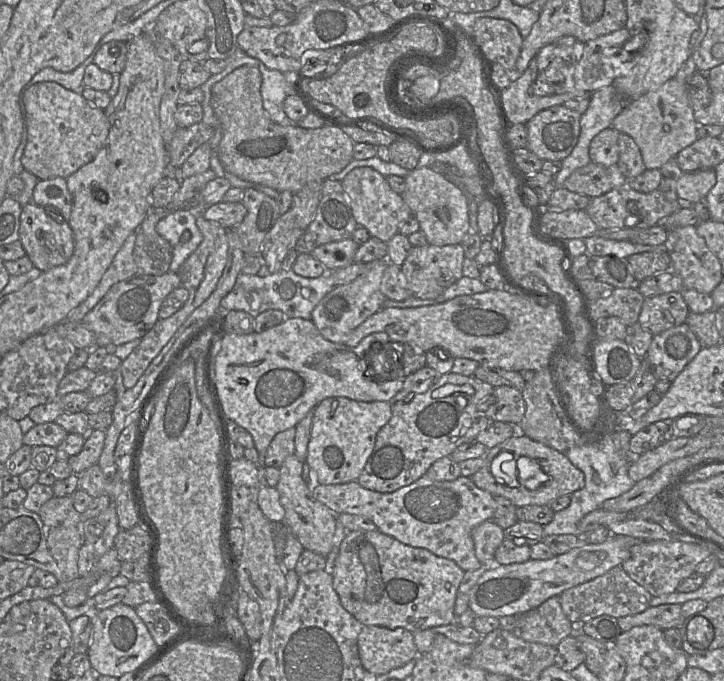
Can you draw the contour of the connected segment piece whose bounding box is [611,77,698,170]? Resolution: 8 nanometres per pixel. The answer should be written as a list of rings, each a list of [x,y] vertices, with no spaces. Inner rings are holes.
[[[676,77],[666,81],[657,90],[626,103],[622,111],[614,118],[611,127],[629,135],[636,142],[641,151],[643,163],[648,170],[660,169],[670,159],[675,158],[682,149],[698,139],[698,127],[689,99],[687,83],[680,82]]]

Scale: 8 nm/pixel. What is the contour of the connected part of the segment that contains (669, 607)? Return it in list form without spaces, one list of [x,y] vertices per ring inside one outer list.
[[[661,604],[650,606],[641,613],[617,619],[621,631],[628,631],[636,626],[653,625],[662,631],[669,628],[680,629],[684,622],[681,604]]]

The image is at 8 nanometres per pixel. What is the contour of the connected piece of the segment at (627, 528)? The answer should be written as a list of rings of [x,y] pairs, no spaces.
[[[631,516],[624,521],[609,525],[608,528],[612,535],[627,535],[639,540],[674,540],[674,537],[659,524]]]

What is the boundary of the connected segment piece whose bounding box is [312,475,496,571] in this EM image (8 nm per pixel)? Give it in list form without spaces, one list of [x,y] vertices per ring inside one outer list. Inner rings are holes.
[[[424,475],[412,484],[391,493],[366,489],[357,481],[331,485],[319,484],[313,489],[312,494],[335,515],[353,514],[365,517],[371,520],[380,532],[408,546],[424,548],[439,557],[450,559],[464,571],[481,567],[482,563],[476,557],[471,533],[477,525],[492,520],[496,510],[495,496],[478,488],[470,477],[464,476],[453,481],[436,481]]]

